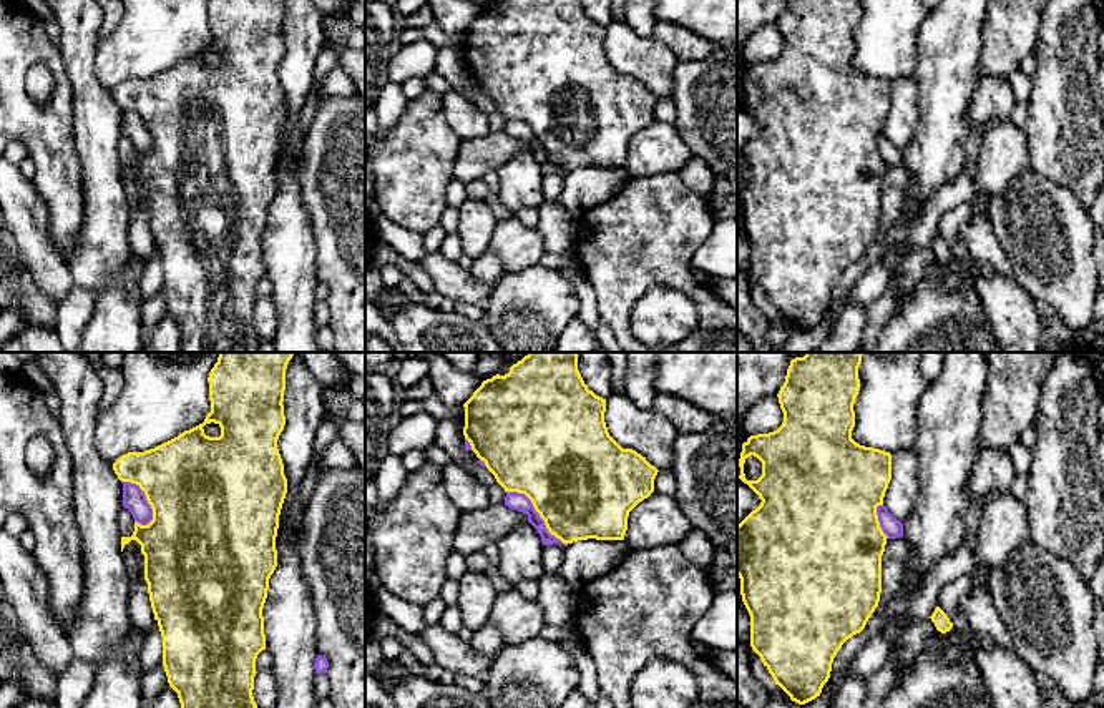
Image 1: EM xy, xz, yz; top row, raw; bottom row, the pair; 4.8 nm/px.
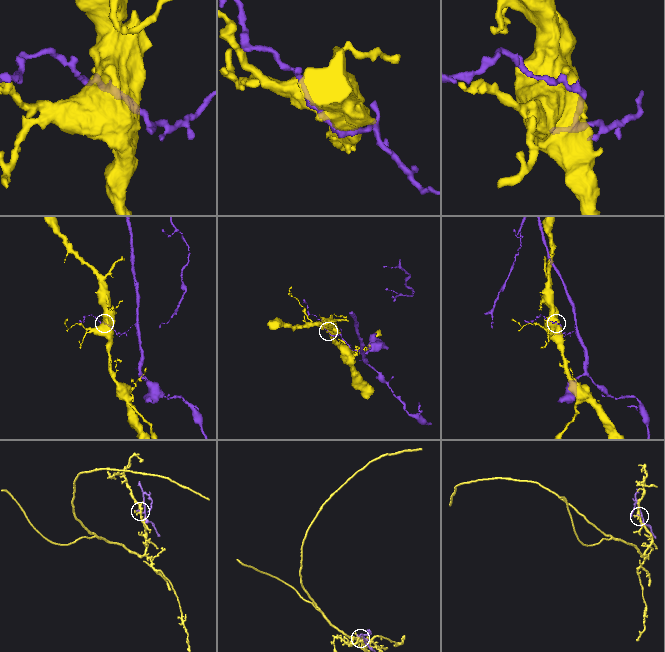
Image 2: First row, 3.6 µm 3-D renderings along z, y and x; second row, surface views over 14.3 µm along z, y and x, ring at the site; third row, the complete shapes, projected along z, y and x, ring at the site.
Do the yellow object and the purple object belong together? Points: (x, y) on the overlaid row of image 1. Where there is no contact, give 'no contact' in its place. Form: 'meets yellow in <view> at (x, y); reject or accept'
meets yellow in xz at (538, 512); reject

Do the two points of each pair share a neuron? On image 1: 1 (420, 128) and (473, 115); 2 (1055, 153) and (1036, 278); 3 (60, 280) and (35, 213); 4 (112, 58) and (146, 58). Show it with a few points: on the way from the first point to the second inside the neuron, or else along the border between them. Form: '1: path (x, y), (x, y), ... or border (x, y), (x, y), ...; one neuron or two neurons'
1: border (442, 97), (444, 118), (464, 142); two neurons
2: border (1028, 167), (1068, 186), (1081, 205); two neurons
3: path (45, 263), (35, 246), (35, 230); one neuron
4: path (120, 58), (138, 58); one neuron

